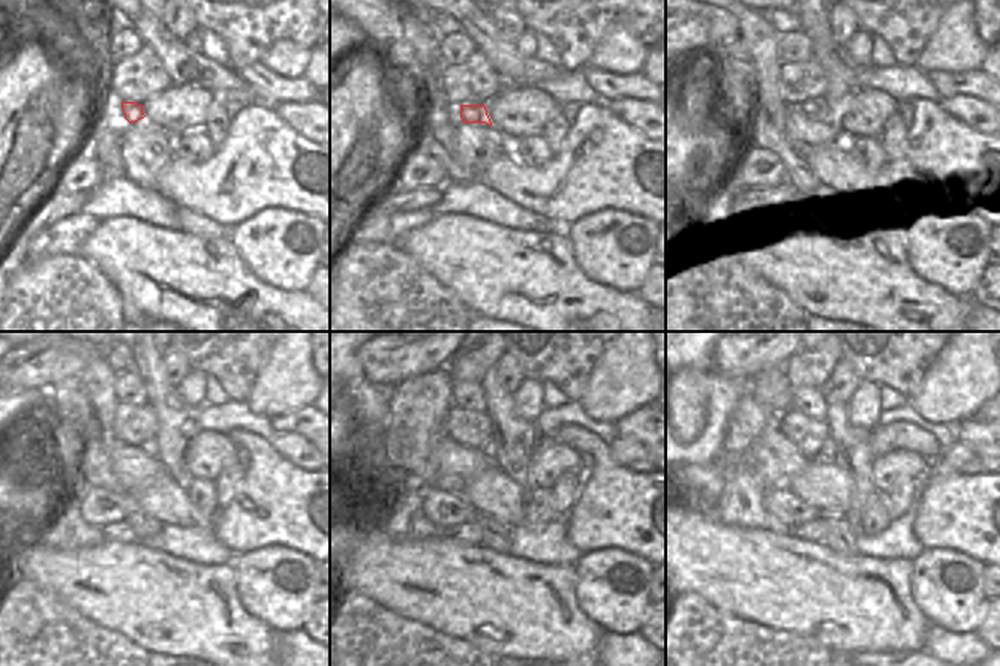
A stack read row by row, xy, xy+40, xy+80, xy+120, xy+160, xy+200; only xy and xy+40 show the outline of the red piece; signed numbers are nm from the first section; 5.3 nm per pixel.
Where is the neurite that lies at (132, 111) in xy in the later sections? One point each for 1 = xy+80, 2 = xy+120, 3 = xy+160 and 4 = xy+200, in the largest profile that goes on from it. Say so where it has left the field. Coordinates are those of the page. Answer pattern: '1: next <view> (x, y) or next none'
1: next xy+80 (813, 108)
2: next xy+120 (150, 447)
3: next xy+160 (488, 449)
4: next xy+200 (828, 449)

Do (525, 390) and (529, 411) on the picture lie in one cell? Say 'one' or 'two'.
one

